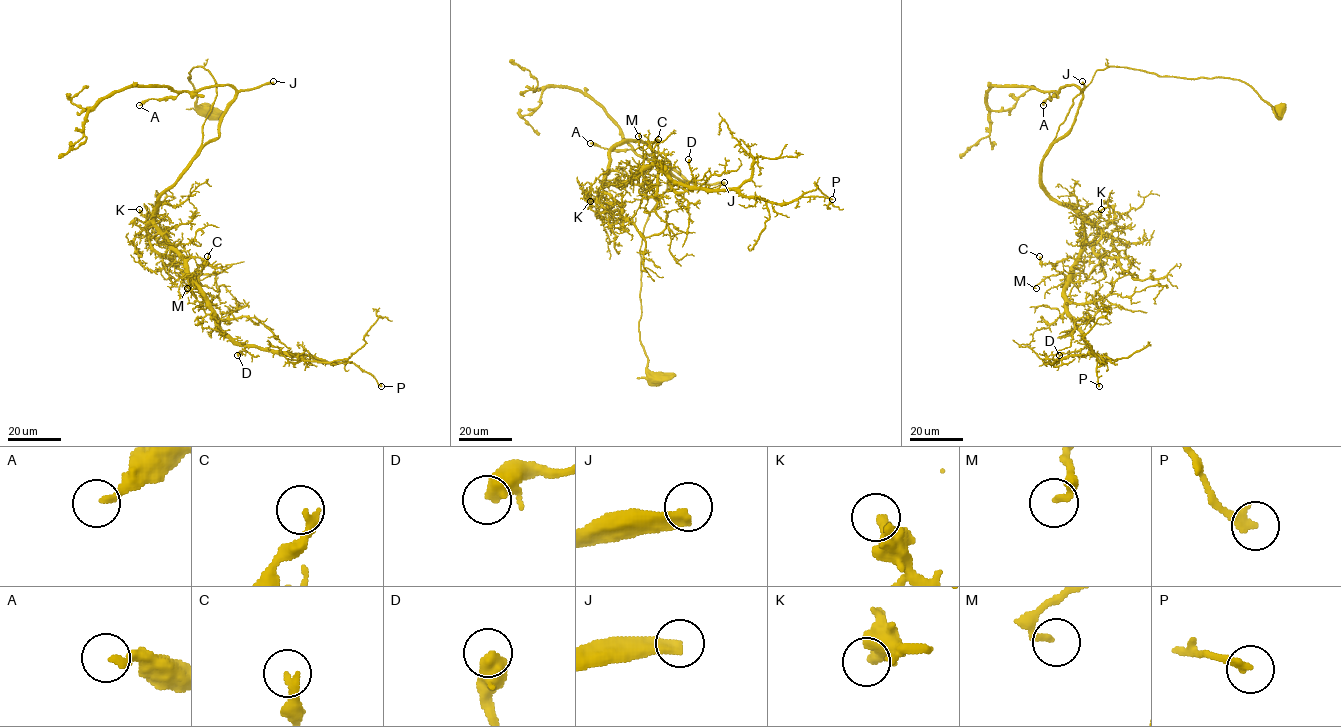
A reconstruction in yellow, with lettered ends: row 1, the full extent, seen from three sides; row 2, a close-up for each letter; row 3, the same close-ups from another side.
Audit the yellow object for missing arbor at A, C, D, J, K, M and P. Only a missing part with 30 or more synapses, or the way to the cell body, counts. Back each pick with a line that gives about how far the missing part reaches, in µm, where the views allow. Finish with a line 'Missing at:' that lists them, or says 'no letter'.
J: Missing length about 300 µm
Missing at: J

